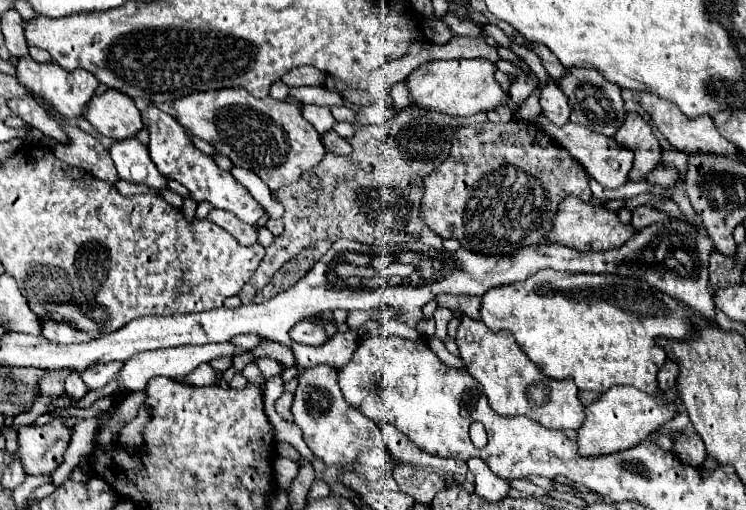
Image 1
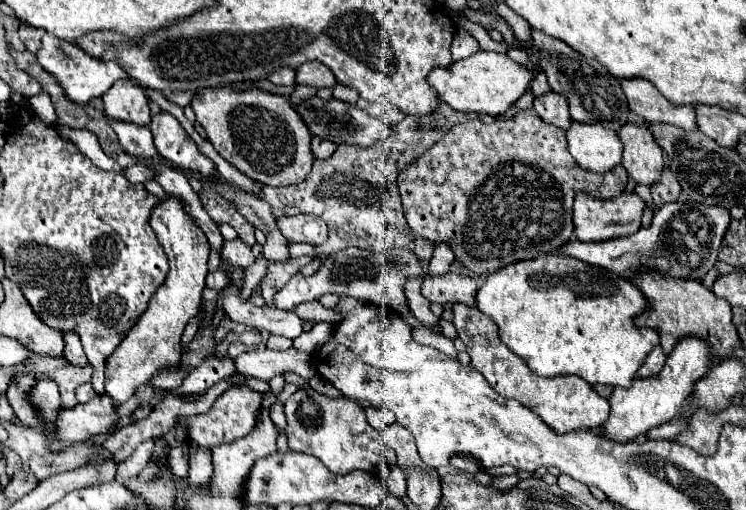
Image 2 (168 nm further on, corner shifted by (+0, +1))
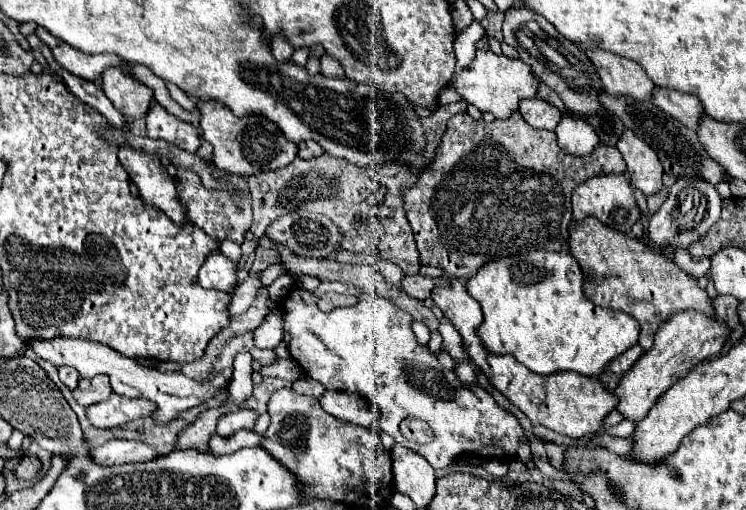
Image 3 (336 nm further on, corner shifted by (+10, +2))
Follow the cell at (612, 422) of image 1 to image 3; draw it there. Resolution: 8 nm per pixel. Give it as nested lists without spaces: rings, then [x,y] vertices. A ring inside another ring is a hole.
[[[692,310],[676,312],[670,320],[666,320],[660,326],[654,338],[654,348],[644,352],[644,356],[632,366],[632,370],[622,376],[618,388],[614,390],[614,394],[618,396],[616,410],[626,420],[632,420],[632,422],[644,420],[644,416],[656,404],[660,394],[664,394],[672,384],[676,384],[696,364],[720,352],[728,334],[730,330],[724,324],[720,324],[714,316],[708,316],[704,312],[692,312]]]

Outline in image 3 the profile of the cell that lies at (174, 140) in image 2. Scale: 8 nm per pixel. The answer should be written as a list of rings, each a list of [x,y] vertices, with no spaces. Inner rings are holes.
[[[152,104],[146,114],[146,130],[152,140],[166,140],[186,152],[196,152],[200,146],[200,134],[192,124],[186,124],[168,114],[160,104]]]

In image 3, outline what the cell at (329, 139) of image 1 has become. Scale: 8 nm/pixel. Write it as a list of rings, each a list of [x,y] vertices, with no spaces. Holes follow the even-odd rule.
[[[306,140],[306,142],[298,142],[298,148],[300,148],[300,152],[298,152],[298,156],[302,158],[302,160],[310,160],[310,158],[316,158],[316,156],[320,156],[324,150],[320,148],[320,144],[316,144],[316,142],[312,142],[312,140]]]

